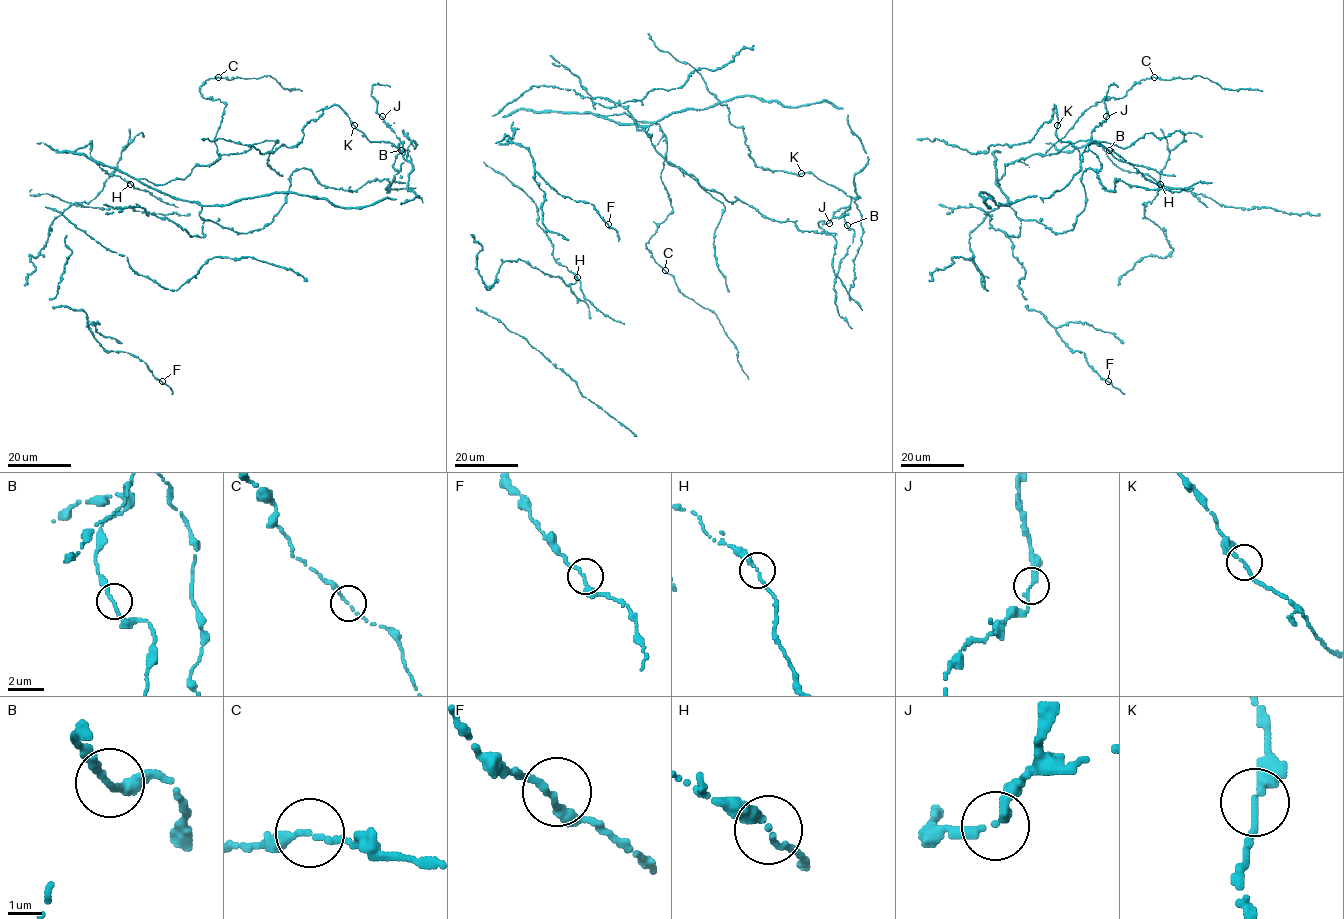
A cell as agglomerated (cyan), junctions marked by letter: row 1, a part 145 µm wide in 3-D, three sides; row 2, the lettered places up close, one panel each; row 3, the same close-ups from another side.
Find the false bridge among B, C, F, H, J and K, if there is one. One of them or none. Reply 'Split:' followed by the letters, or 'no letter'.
Split: no letter

